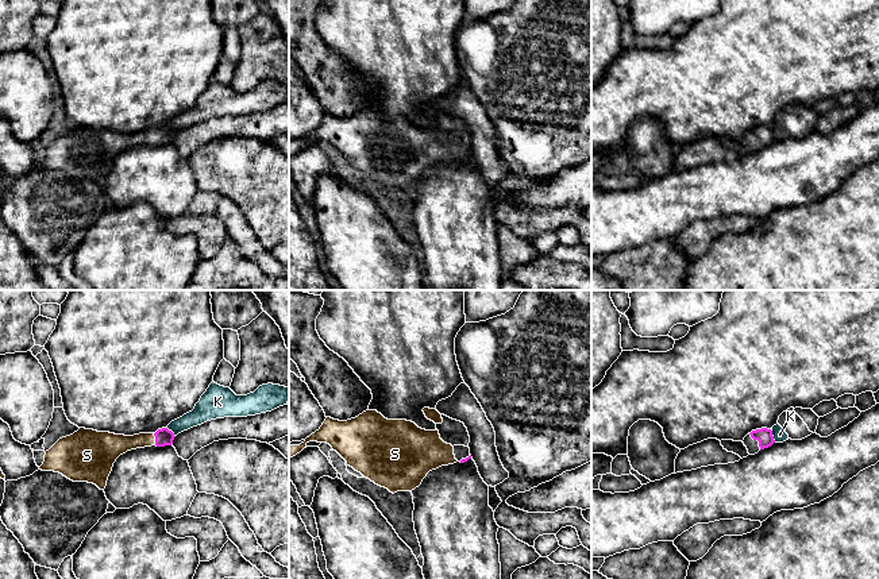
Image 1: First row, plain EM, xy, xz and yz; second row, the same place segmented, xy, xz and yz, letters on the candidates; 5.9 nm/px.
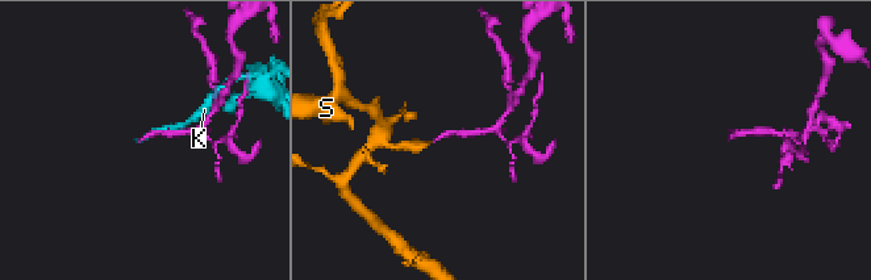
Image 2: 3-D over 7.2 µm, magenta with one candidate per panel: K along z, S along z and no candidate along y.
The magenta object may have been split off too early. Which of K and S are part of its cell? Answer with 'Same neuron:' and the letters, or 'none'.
Same neuron: S

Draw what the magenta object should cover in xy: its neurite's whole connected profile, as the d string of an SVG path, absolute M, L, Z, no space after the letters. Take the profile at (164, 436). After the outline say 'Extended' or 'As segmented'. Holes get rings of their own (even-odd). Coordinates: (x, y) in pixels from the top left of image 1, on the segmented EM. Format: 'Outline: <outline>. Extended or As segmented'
Outline: M80 428L46 451L39 470L59 472L73 482L93 483L104 490L113 463L120 455L154 444L157 447L171 445L174 437L167 428L134 436Z. Extended

